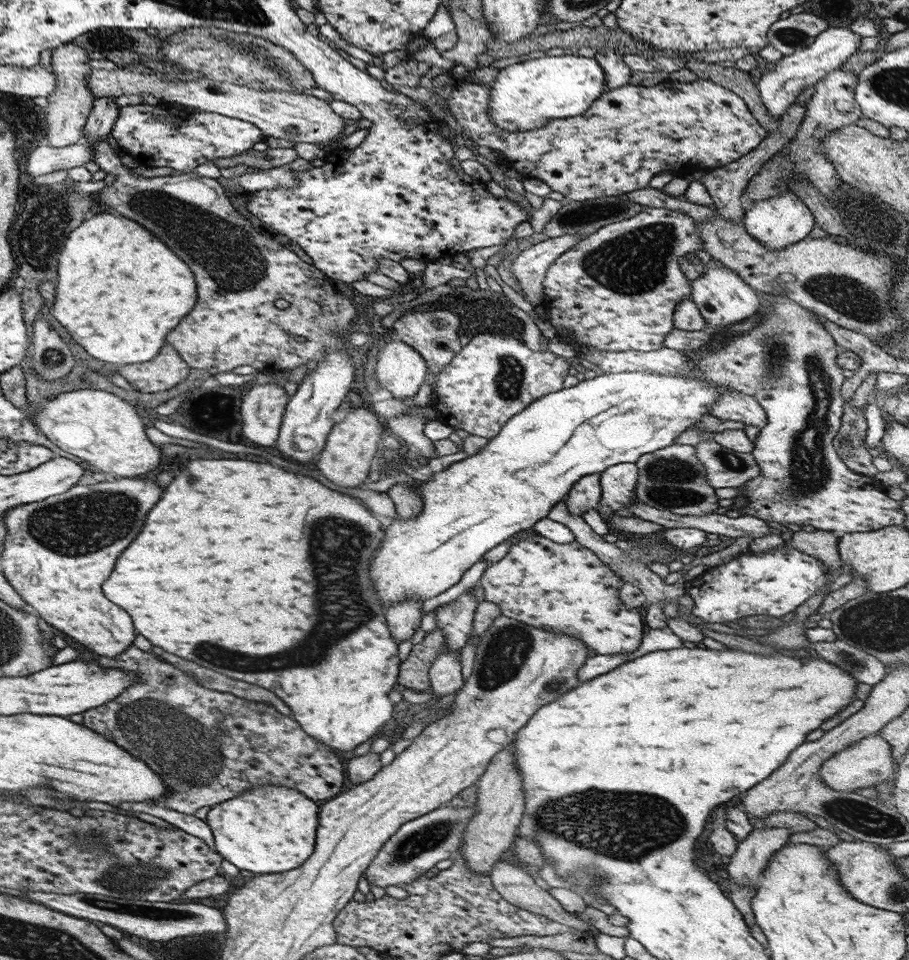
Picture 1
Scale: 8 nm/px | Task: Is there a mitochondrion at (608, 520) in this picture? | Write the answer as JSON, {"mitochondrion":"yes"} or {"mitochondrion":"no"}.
{"mitochondrion":"no"}

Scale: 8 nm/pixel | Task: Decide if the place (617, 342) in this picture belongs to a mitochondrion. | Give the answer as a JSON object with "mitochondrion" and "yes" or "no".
{"mitochondrion":"no"}

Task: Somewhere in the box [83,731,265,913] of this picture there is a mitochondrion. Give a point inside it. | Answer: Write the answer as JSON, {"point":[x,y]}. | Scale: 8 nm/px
{"point":[114,881]}

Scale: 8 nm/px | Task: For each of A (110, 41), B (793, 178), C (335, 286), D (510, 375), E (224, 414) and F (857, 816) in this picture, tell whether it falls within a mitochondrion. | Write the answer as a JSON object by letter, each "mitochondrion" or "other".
{"A":"mitochondrion","B":"other","C":"other","D":"mitochondrion","E":"other","F":"mitochondrion"}

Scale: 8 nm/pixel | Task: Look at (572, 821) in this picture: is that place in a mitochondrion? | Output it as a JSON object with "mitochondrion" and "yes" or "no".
{"mitochondrion":"yes"}

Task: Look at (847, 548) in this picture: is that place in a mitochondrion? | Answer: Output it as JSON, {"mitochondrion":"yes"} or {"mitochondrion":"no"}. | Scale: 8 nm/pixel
{"mitochondrion":"no"}

